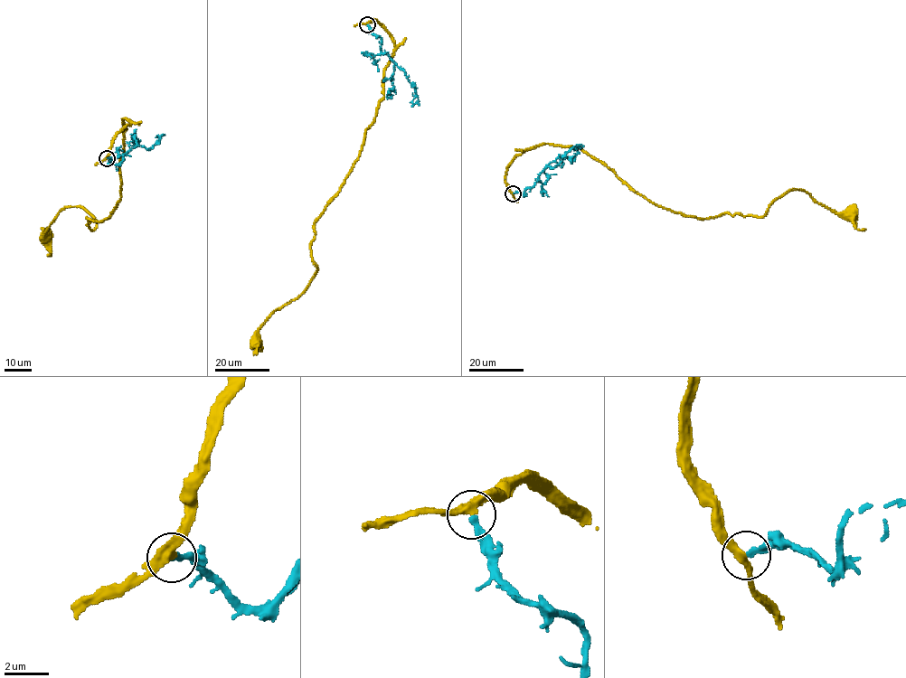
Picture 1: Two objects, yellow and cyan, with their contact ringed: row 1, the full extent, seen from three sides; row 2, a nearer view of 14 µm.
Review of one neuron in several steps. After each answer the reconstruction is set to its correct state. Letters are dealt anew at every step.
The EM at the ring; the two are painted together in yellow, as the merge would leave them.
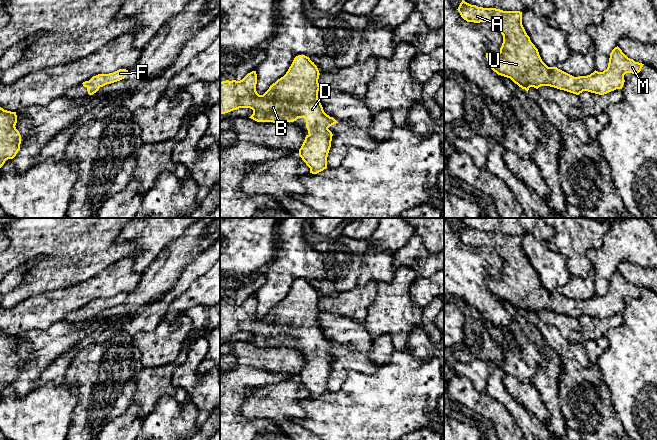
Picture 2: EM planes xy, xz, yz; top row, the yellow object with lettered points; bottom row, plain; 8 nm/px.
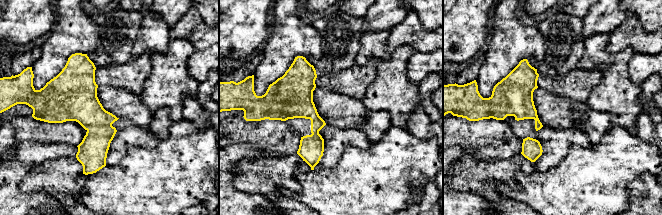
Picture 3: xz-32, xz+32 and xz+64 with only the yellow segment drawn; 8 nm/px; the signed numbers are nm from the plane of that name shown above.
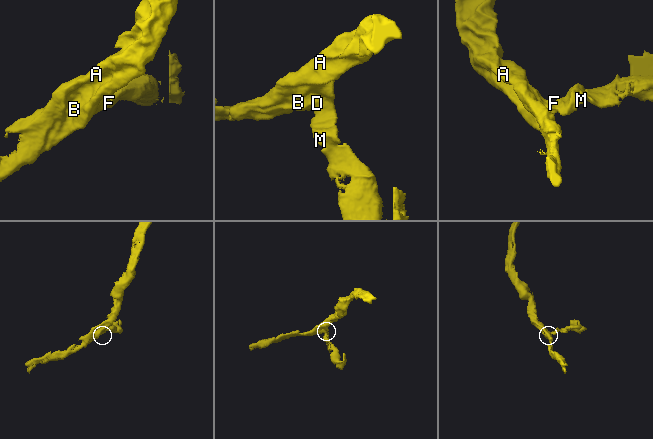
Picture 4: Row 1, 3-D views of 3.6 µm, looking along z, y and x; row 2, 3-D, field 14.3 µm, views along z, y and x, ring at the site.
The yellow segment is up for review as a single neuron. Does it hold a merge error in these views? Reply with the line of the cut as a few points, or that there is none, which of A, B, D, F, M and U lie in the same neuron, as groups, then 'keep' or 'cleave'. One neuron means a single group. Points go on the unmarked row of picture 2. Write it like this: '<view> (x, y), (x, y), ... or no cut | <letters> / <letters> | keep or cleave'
no cut | A B D F M U | keep

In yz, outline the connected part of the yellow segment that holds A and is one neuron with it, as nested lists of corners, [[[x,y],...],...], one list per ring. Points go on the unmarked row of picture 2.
[[[462,224],[457,234],[467,246],[490,246],[497,251],[503,259],[503,267],[498,278],[486,277],[488,288],[498,299],[510,302],[515,308],[527,316],[530,311],[538,313],[541,310],[550,310],[576,319],[579,319],[583,315],[604,319],[616,313],[622,313],[625,306],[624,299],[626,297],[638,298],[644,289],[628,282],[617,270],[610,277],[606,294],[603,296],[595,294],[590,299],[574,301],[557,291],[548,291],[542,285],[538,273],[531,266],[530,261],[522,249],[522,236],[478,231],[464,224]]]

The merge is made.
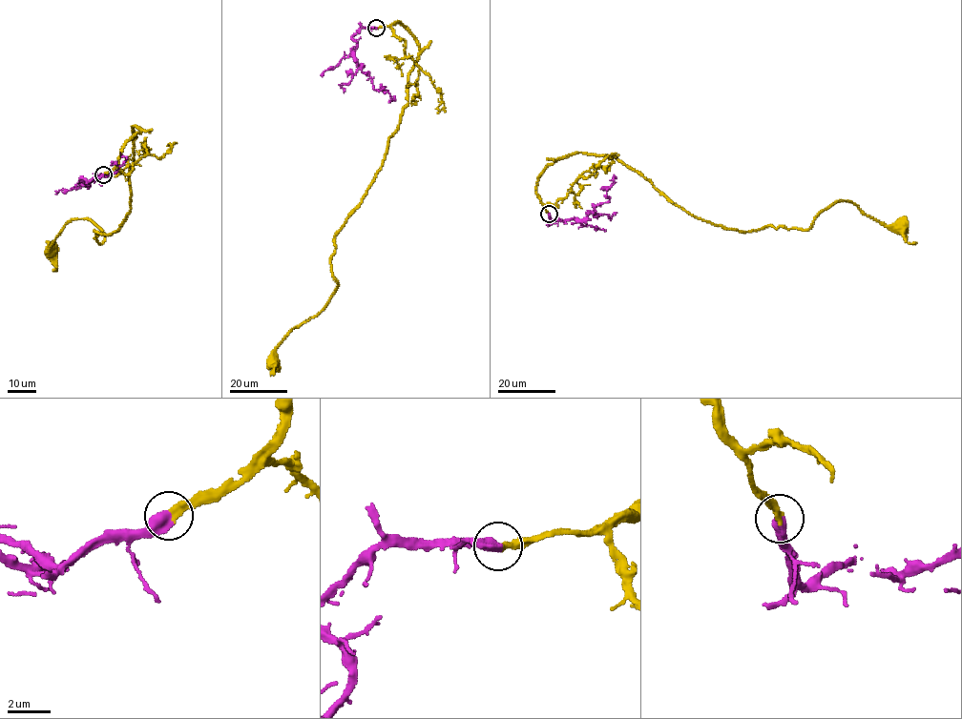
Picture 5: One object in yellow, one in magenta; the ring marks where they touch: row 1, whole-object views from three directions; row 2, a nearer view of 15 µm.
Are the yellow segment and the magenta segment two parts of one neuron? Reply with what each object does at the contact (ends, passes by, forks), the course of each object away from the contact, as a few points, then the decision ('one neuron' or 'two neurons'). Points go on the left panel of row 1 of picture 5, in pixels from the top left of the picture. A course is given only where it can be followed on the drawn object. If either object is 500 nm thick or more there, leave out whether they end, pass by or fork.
yellow via (102, 174), (140, 130), (118, 231), (94, 230), (100, 243), (89, 220), (68, 221), (52, 250) | magenta via (102, 174), (89, 181), (80, 178), (86, 184), (115, 173), (126, 159), (119, 153) | one neuron

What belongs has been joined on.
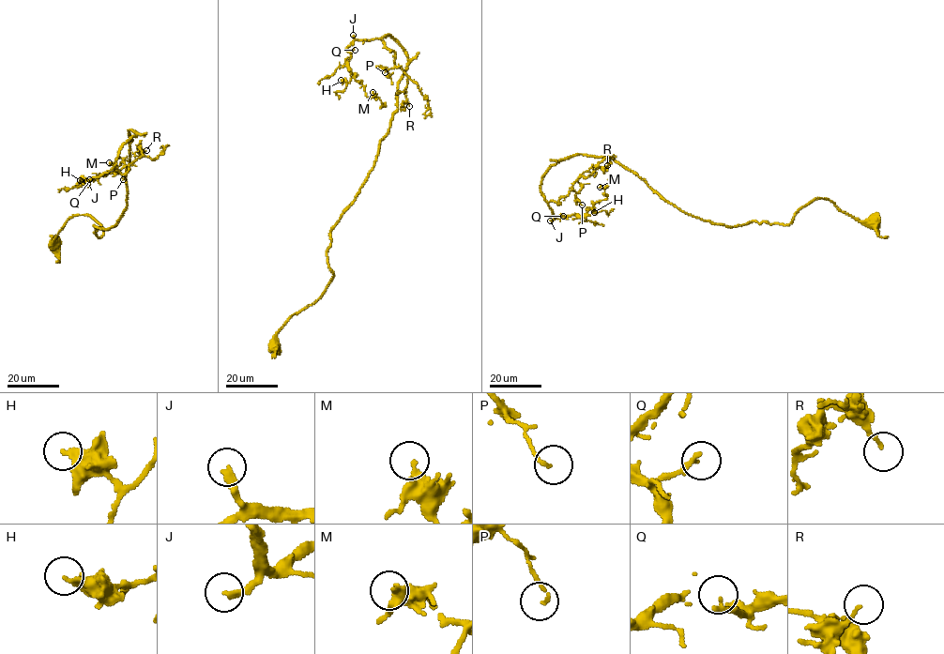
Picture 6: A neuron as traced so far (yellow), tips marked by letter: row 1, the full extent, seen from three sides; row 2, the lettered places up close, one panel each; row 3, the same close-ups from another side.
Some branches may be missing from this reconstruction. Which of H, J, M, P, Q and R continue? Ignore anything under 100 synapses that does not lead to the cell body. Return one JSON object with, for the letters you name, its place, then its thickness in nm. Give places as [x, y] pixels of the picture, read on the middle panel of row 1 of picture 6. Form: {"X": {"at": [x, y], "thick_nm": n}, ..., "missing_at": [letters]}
{"J": {"at": [353, 35], "thick_nm": 260}, "missing_at": ["J"]}

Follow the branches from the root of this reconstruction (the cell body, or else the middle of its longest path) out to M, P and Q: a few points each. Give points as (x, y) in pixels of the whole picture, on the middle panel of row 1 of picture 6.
M: (276, 348), (333, 276), (330, 231), (398, 109), (407, 57), (388, 35), (346, 48), (373, 92)
P: (276, 348), (284, 322), (333, 276), (330, 231), (398, 109), (407, 57), (388, 35), (395, 60), (385, 72)
Q: (276, 348), (284, 322), (333, 276), (330, 231), (398, 109), (406, 53), (388, 35), (352, 40), (355, 50)

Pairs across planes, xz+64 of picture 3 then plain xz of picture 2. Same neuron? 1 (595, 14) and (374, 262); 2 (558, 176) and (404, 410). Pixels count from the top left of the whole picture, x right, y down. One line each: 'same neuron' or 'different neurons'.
1: different neurons
2: same neuron

